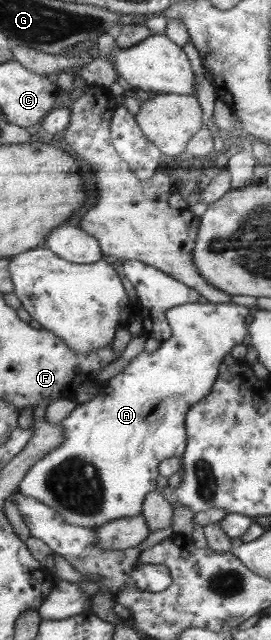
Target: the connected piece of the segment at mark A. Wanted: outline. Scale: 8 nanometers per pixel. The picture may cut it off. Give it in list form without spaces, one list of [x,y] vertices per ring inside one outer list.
[[[200,302],[185,303],[168,309],[166,319],[171,327],[171,336],[161,342],[158,350],[154,352],[146,352],[142,350],[140,354],[136,355],[124,368],[122,372],[114,375],[108,380],[106,389],[100,389],[98,394],[92,400],[80,404],[73,412],[70,413],[62,422],[59,423],[64,432],[64,441],[47,453],[40,461],[37,461],[24,476],[20,482],[19,491],[26,497],[32,497],[36,501],[51,507],[56,514],[60,514],[64,518],[64,522],[70,525],[100,528],[103,524],[115,519],[136,517],[142,514],[143,501],[149,491],[156,490],[156,477],[159,475],[159,465],[163,459],[169,457],[182,457],[185,452],[187,433],[185,432],[185,415],[191,408],[191,405],[198,403],[206,397],[214,382],[216,381],[220,364],[223,362],[224,356],[232,351],[232,347],[242,344],[242,341],[249,333],[248,326],[246,326],[246,317],[254,312],[253,308],[248,308],[234,303],[212,303],[207,302],[201,304]]]

